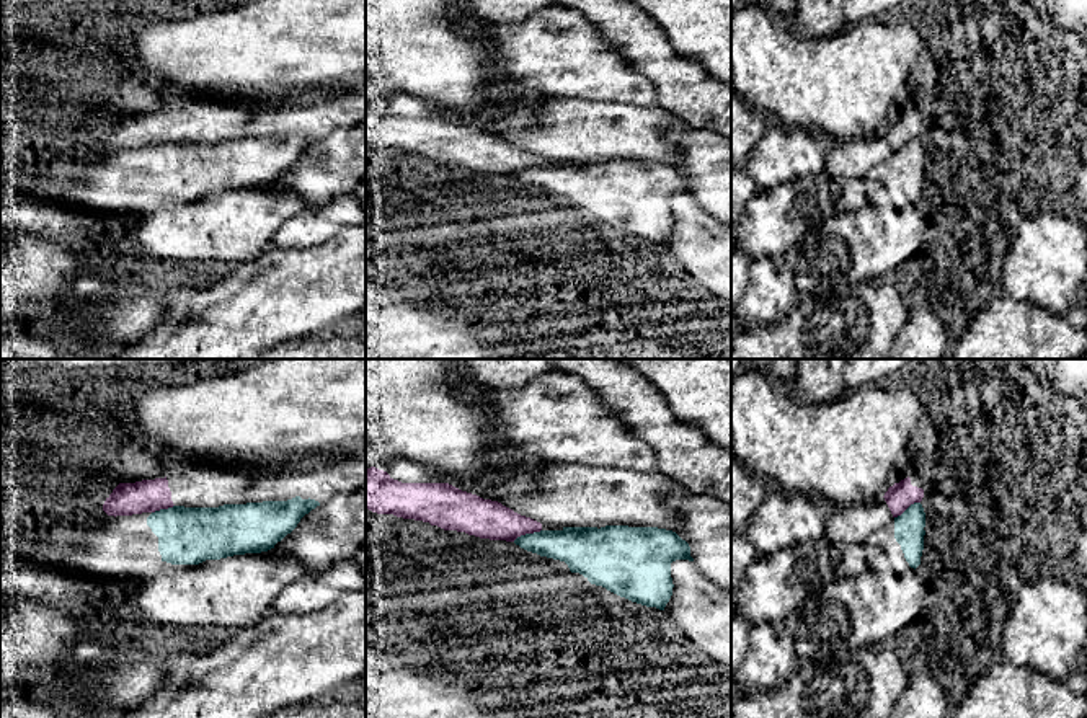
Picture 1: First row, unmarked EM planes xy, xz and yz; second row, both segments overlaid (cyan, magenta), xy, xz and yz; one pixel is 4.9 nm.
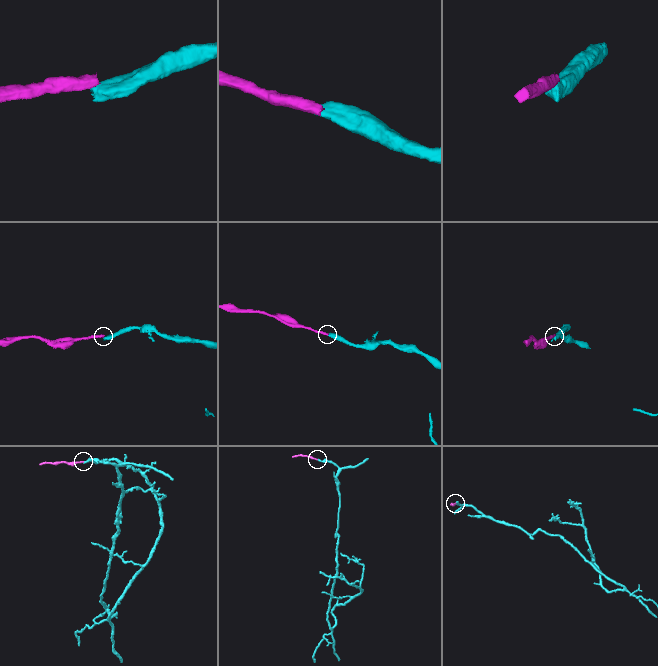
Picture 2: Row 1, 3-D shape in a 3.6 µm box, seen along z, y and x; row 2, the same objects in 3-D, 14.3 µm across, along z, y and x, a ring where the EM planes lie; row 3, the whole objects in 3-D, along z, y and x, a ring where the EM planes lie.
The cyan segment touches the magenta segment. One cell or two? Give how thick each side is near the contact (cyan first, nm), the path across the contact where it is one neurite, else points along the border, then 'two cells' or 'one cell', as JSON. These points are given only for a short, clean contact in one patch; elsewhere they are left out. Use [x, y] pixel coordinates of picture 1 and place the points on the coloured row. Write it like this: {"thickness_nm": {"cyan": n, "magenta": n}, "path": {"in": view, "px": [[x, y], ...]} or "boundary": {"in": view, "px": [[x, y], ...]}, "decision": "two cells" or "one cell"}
{"thickness_nm": {"cyan": 190, "magenta": 190}, "boundary": {"in": "xz", "px": [[541, 529], [521, 534], [513, 540]]}, "decision": "two cells"}

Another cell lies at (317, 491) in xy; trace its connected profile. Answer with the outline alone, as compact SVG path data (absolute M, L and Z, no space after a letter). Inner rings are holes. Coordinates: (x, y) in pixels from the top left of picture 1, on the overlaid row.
M351 442L304 457L300 468L291 475L256 480L238 504L287 501L295 496L323 504L335 494L362 486L366 486L366 442Z

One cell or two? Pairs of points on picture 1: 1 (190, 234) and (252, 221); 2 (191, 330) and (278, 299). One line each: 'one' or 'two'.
1: one
2: one

